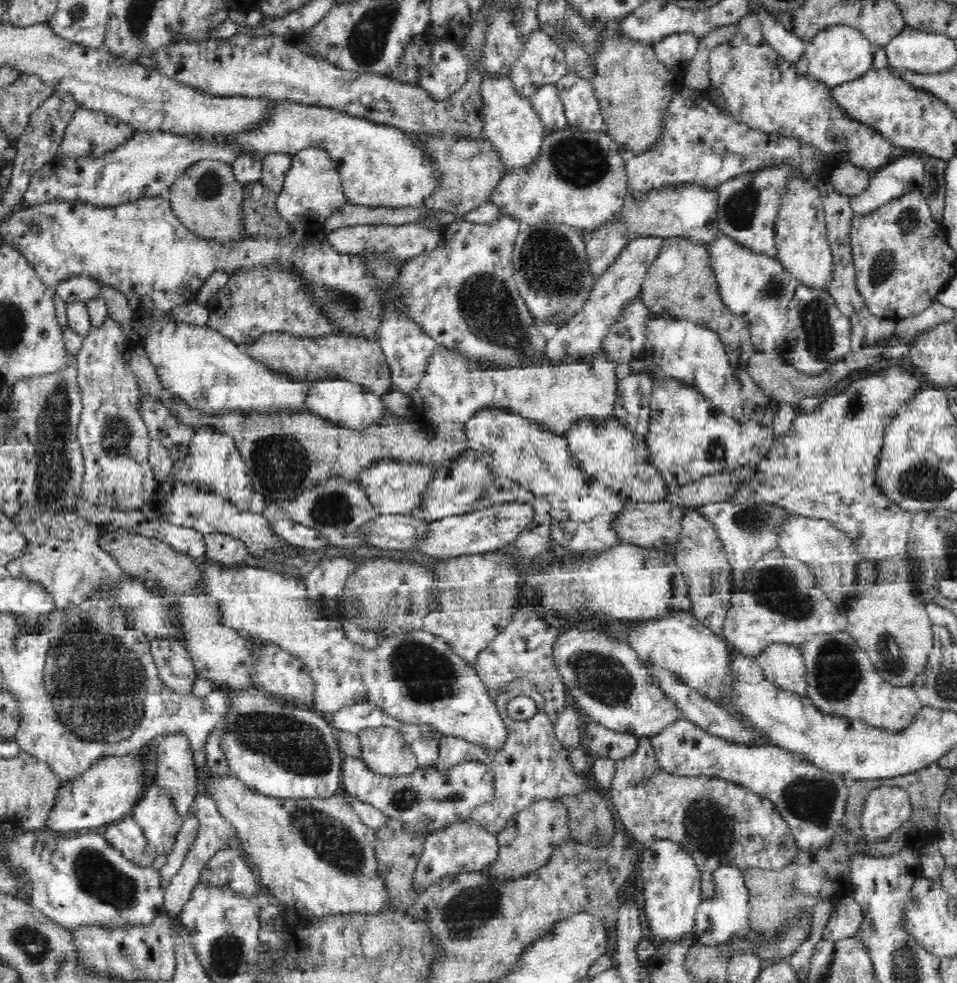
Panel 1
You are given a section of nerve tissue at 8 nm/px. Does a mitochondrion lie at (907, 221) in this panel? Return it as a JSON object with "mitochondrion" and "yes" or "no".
{"mitochondrion":"yes"}

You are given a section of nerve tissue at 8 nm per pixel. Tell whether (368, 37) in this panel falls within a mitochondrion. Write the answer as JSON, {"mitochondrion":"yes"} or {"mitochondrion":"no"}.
{"mitochondrion":"yes"}

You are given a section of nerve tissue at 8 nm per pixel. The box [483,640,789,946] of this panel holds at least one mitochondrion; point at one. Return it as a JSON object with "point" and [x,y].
{"point":[600,677]}

